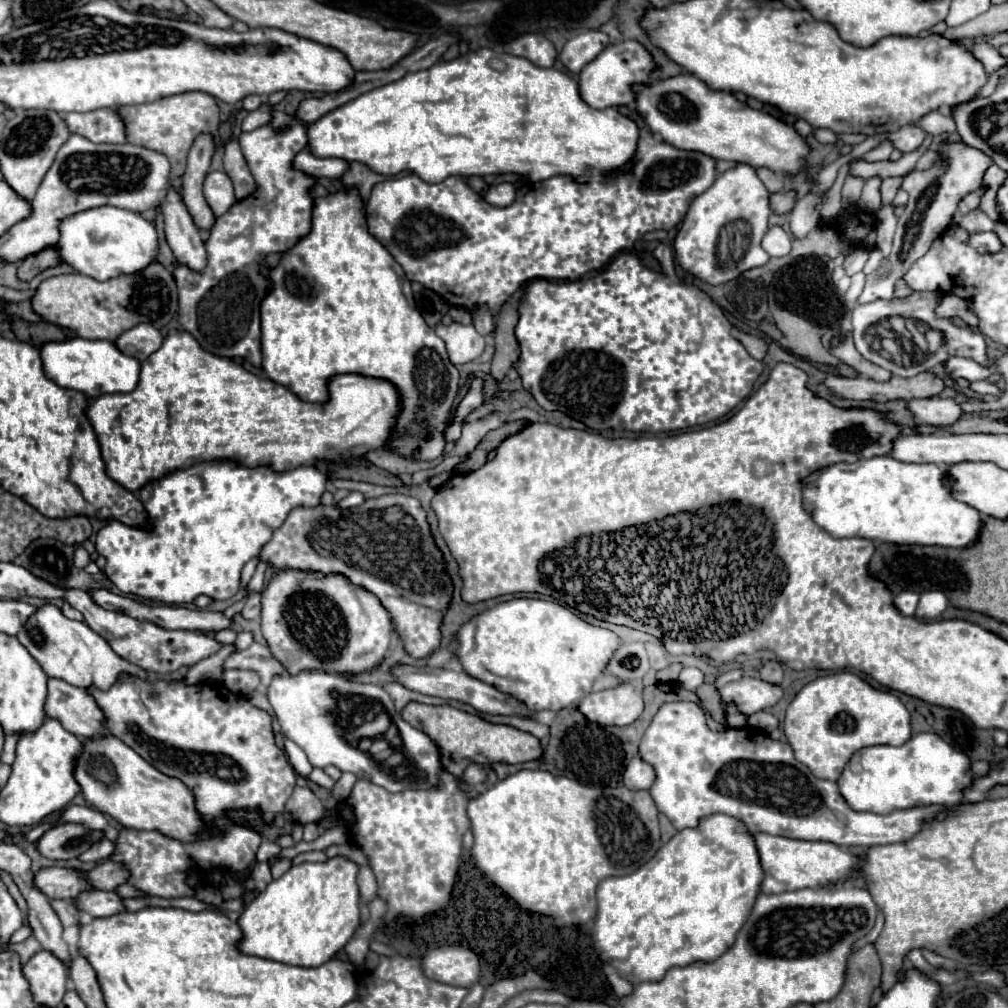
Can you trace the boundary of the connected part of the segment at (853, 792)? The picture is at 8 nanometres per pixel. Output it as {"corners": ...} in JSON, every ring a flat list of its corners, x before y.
{"corners":[[915,733,899,747,863,747,851,757,837,783,851,809,885,815,895,809,957,805,963,801,963,791,971,787,973,779,969,755,953,749,935,733]]}

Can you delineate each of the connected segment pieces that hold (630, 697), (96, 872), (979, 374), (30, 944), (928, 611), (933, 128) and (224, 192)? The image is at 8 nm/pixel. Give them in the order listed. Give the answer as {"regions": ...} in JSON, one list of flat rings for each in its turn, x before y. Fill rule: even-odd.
{"regions":[[[619,683,617,687,589,693,579,703,581,713,589,717,589,721,599,725,631,725,643,713,641,693,633,689,629,683]],[[103,861,99,863,95,869,91,871,79,871,81,877,87,879,89,885,93,885,95,889,103,889,103,891,115,891,117,885,121,883,127,883,127,877,129,873,117,865,115,861]],[[951,357,947,361,947,373,951,379,963,377,967,381,979,381,979,379,989,379,991,369,967,357]],[[25,939,23,943,11,945,9,949,11,949,13,953,17,953,19,959,21,959,21,965,25,965,25,963,29,961,29,957,33,957,39,947,41,947,41,945,37,945,37,939]],[[925,591,919,597,919,605,915,611,917,619,937,619,945,607,947,607,947,597,941,591]],[[939,107,939,109,935,109,935,111,927,113,927,115,923,115,923,117,917,121,917,125,919,125,925,133,929,133,929,135,933,135,933,137,955,133,953,119,947,115,947,111,945,111,943,107]],[[223,171,207,173,203,181,203,195,215,217,223,215,237,201,233,193,233,183]]]}

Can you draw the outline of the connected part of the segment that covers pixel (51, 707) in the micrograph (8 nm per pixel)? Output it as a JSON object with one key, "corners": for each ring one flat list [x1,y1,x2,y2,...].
{"corners":[[63,679,47,681,47,699,45,699,45,715,57,719,69,733,77,737,95,737,109,735,105,727,105,715,97,709,97,703,89,693,81,687,73,687]]}

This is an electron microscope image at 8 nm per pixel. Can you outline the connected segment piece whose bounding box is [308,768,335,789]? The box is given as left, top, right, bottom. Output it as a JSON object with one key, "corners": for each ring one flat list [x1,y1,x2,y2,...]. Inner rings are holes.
{"corners":[[313,768,308,778,317,785,326,789,332,789,335,784,335,781,320,768]]}

